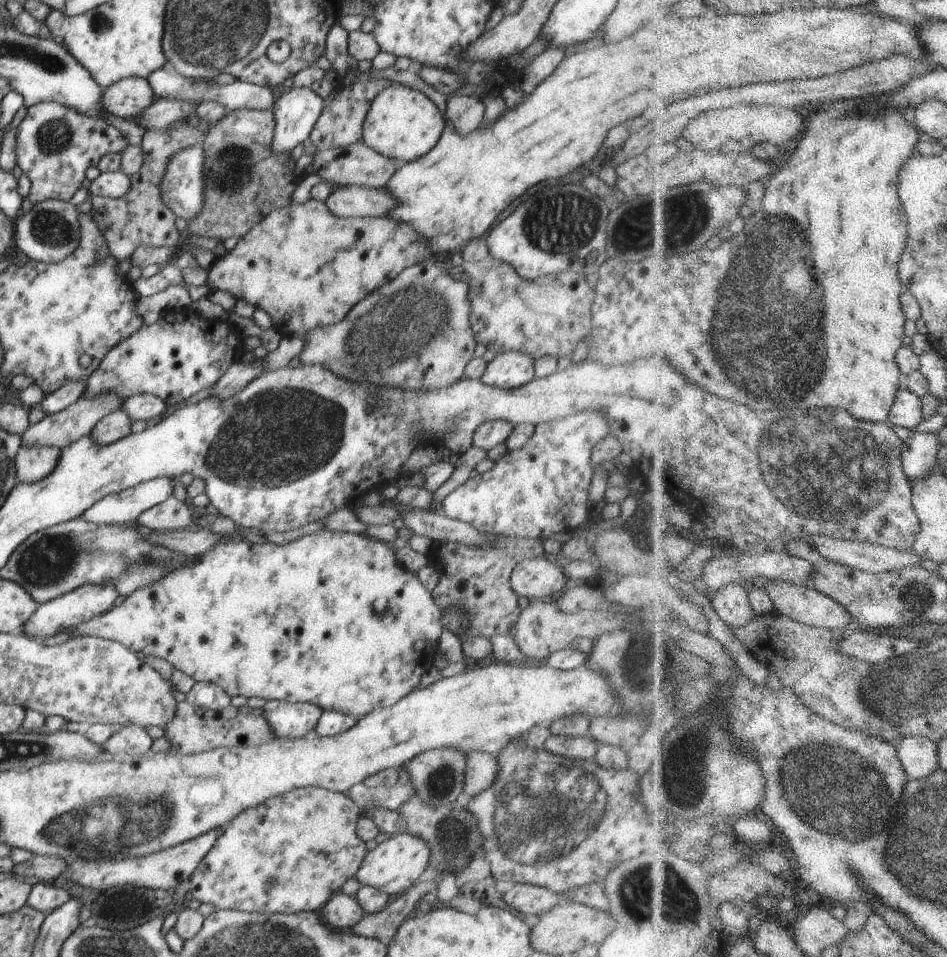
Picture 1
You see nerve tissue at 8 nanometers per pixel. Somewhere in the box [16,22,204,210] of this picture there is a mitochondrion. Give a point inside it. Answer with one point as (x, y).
(55, 136)

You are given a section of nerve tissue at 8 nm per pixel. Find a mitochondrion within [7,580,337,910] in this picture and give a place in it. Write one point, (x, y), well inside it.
(127, 818)

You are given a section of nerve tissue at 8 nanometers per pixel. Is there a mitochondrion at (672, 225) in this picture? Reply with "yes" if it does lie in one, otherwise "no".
yes

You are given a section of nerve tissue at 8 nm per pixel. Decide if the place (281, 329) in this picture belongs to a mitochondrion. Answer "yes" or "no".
no

